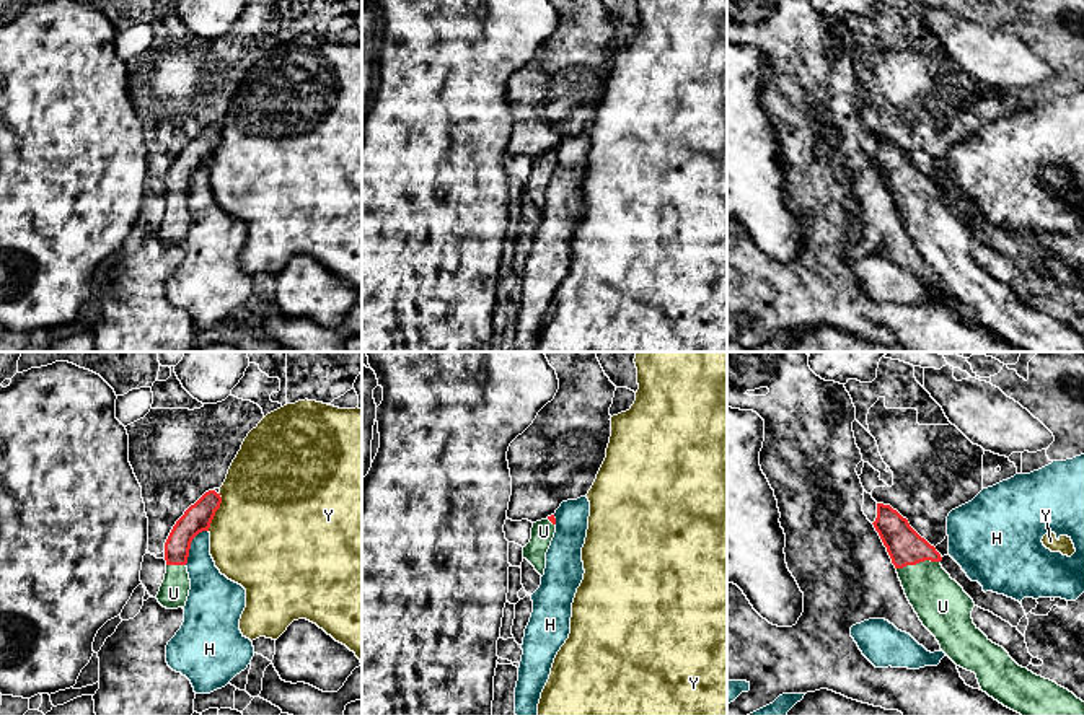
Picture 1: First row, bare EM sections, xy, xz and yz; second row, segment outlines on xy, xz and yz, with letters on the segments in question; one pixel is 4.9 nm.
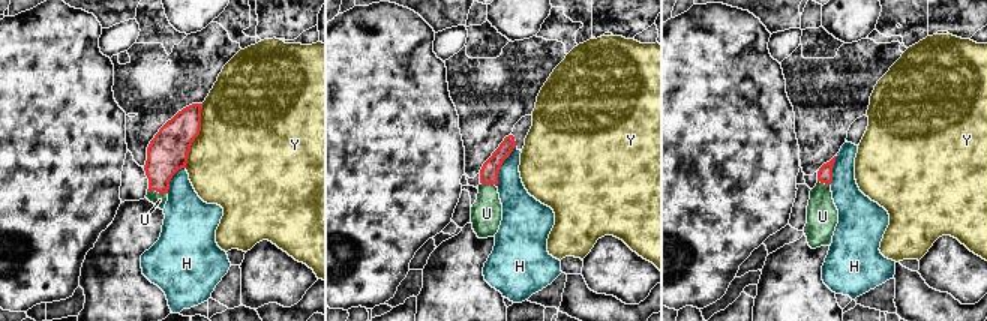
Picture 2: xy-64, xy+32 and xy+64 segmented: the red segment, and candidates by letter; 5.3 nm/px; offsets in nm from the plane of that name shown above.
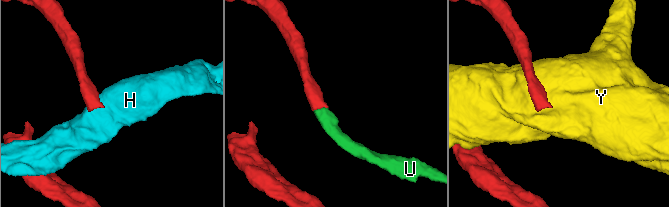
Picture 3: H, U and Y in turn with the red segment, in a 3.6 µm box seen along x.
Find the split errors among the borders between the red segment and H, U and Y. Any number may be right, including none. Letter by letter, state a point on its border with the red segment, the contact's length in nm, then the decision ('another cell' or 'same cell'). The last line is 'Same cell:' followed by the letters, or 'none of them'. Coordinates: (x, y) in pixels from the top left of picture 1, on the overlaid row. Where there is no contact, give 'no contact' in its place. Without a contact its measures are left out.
H: contact xy (189, 544); length 200 nm; another cell
U: contact yz (918, 562); length 220 nm; same cell
Y: contact xy (215, 510); length 200 nm; another cell
Same cell: U

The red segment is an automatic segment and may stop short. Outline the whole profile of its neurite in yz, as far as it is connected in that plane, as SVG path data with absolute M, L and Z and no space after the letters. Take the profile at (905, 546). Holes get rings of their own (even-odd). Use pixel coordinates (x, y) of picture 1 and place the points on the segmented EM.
M877 503L872 523L905 594L941 650L976 674L983 692L1020 715L1084 715L1084 702L1056 682L1019 666L972 619L973 599L941 565L941 554L897 510Z

